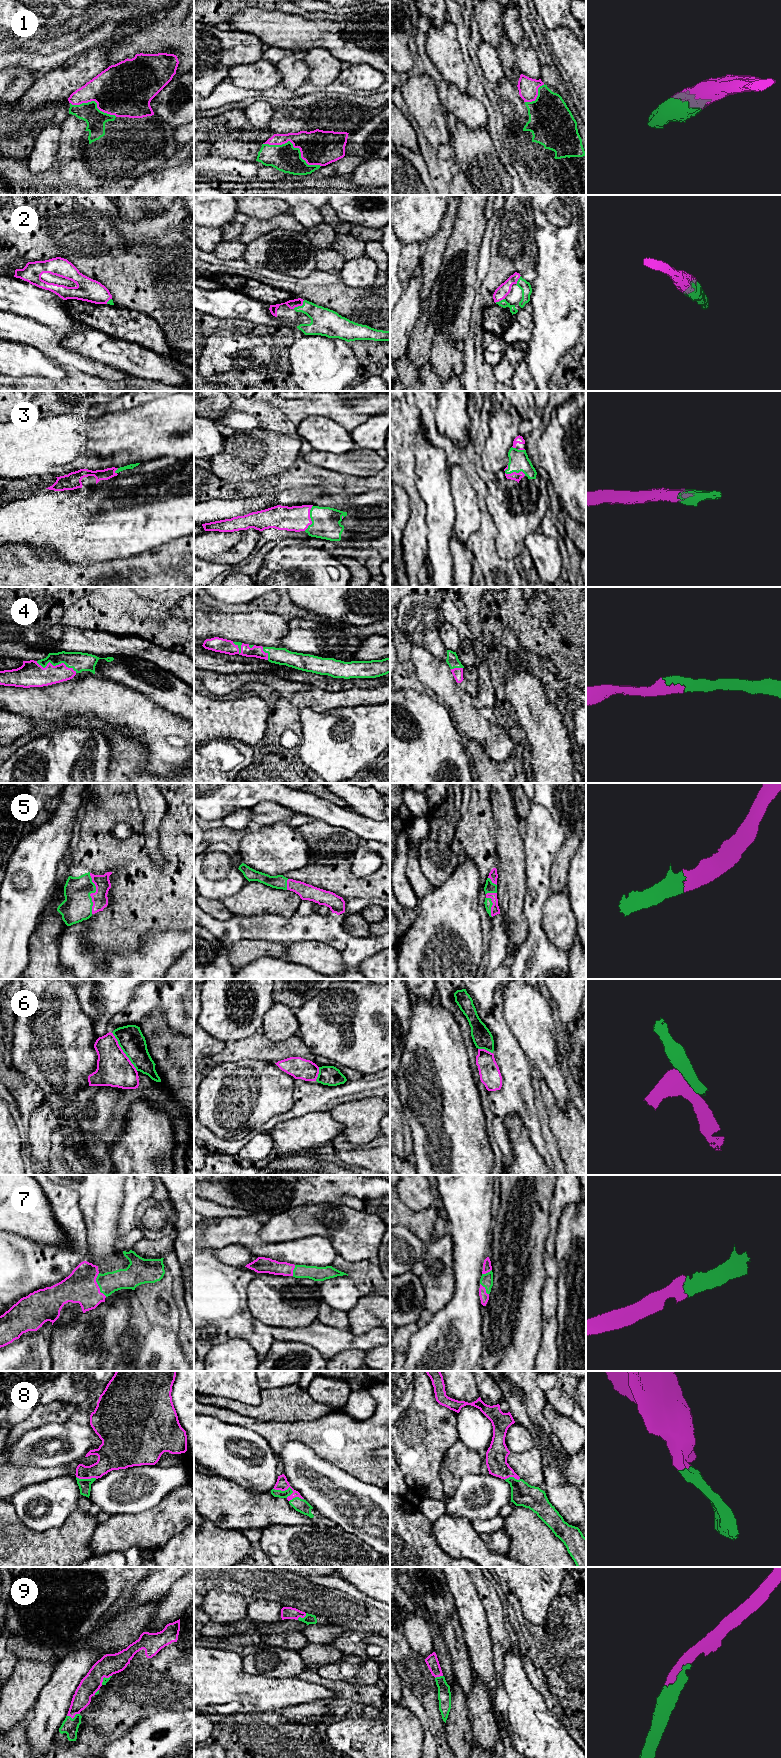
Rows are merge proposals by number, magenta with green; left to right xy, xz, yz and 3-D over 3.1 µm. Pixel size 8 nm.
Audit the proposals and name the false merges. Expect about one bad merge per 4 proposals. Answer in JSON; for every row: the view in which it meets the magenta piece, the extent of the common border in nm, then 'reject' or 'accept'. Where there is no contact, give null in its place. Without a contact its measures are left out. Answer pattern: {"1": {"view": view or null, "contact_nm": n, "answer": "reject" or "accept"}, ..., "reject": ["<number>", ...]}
{"1": {"view": "xz", "contact_nm": 500, "answer": "accept"}, "2": {"view": "xz", "contact_nm": 120, "answer": "accept"}, "3": {"view": "xz", "contact_nm": 220, "answer": "accept"}, "4": {"view": "xy", "contact_nm": 340, "answer": "accept"}, "5": {"view": "xy", "contact_nm": 320, "answer": "accept"}, "6": {"view": "xy", "contact_nm": 380, "answer": "reject"}, "7": {"view": "xy", "contact_nm": 200, "answer": "accept"}, "8": {"view": "xz", "contact_nm": 170, "answer": "accept"}, "9": {"view": "xy", "contact_nm": 110, "answer": "accept"}, "reject": ["6"]}

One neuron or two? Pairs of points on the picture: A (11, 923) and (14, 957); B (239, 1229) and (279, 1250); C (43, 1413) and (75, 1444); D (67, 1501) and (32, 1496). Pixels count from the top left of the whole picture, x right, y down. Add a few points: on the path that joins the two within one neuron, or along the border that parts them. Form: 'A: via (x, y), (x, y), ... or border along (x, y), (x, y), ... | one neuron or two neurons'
A: via (11, 931), (13, 949) | one neuron
B: via (249, 1239), (259, 1249), (269, 1250) | one neuron
C: border along (69, 1420), (47, 1423), (31, 1430) | two neurons
D: via (58, 1499), (41, 1496) | one neuron

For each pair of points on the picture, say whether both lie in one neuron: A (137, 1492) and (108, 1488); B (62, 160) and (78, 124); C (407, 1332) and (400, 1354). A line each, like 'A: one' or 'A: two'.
A: one
B: one
C: one

